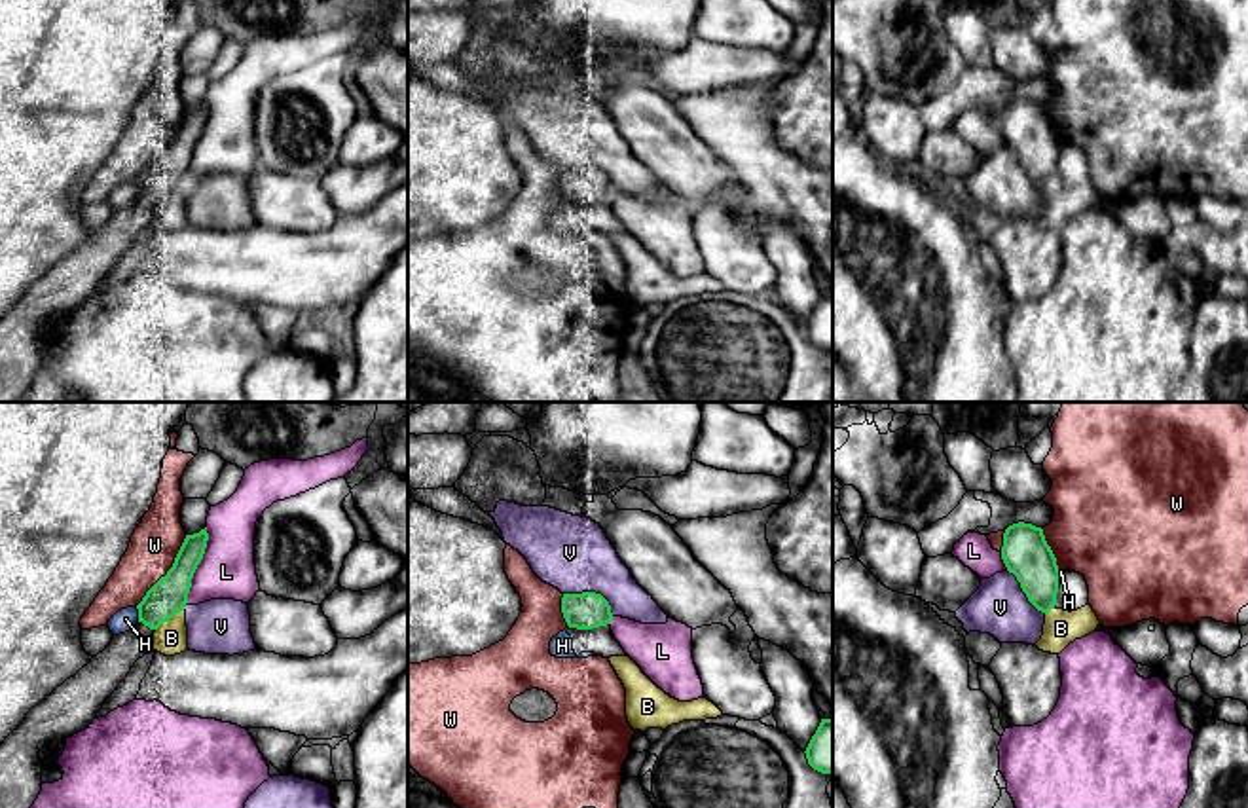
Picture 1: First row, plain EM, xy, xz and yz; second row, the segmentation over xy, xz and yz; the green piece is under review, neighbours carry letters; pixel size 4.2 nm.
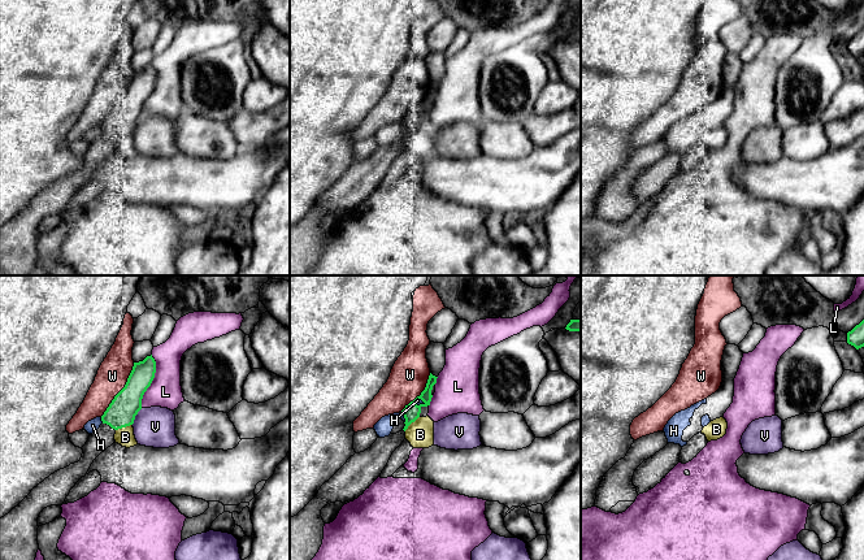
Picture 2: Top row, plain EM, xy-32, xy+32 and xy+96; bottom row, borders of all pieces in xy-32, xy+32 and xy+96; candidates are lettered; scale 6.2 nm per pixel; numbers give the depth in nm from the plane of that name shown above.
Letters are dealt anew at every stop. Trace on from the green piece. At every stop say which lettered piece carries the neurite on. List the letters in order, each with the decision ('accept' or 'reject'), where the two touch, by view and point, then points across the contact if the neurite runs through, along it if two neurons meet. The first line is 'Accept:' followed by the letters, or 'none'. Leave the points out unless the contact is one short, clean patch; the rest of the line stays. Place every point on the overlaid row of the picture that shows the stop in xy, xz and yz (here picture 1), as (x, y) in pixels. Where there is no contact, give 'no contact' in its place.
Accept: none
B: reject; meets green in xy at (169, 617)
H: reject; meets green in xy at (139, 613)
L: reject; meets green in xy at (198, 564)
V: reject; meets green in xz at (592, 592)
W: reject; meets green in xy at (167, 571)

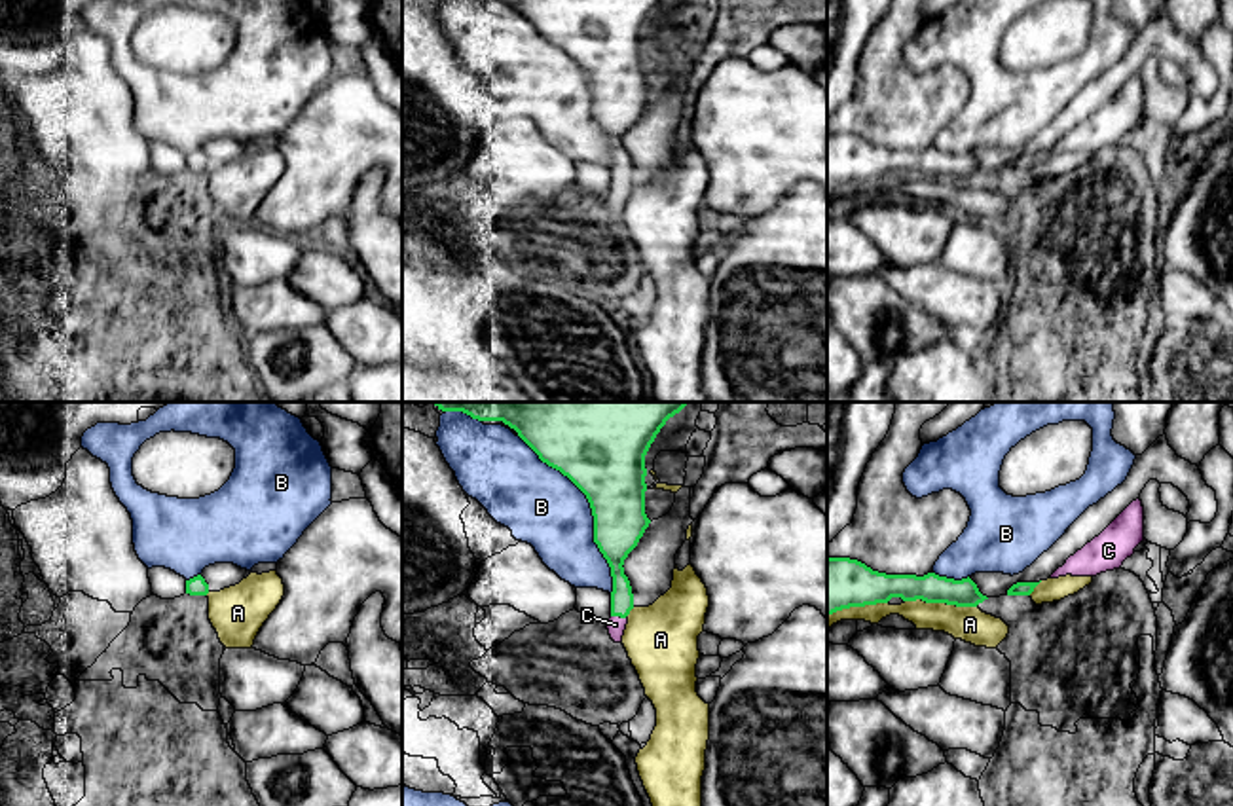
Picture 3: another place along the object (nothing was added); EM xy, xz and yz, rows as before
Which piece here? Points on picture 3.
Accept: C
A: reject; meets green in yz at (941, 602)
B: reject; meets green in xz at (592, 511)
C: accept; meets green in xz at (619, 615); runs through xz (621, 598), (619, 615), (615, 624)

